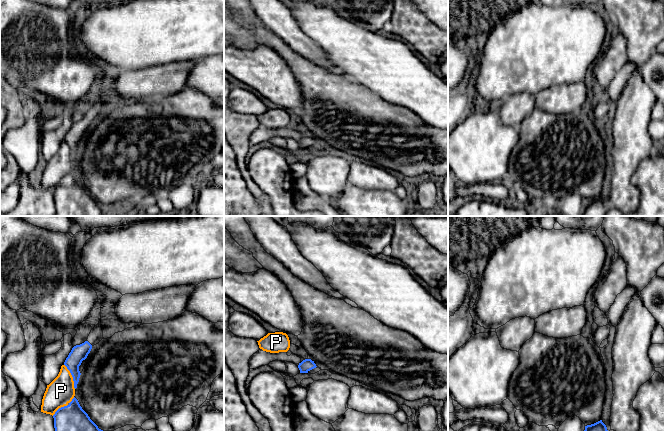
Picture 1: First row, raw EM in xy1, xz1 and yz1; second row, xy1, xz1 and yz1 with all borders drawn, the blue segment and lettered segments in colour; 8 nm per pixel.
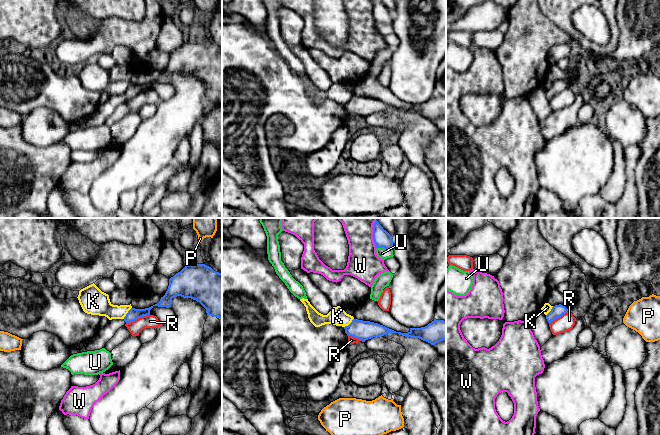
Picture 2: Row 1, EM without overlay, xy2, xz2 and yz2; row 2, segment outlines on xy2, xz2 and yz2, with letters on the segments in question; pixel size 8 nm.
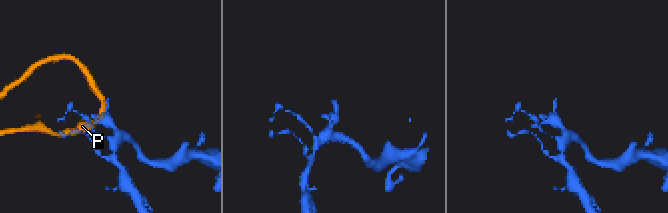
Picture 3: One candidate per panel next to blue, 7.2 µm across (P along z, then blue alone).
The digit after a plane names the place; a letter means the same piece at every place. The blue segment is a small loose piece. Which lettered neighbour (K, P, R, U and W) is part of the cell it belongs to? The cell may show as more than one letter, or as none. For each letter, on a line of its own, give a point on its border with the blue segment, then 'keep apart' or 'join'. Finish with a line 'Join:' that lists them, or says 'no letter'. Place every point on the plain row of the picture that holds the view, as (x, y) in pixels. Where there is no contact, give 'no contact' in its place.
K: contact xy2 (127, 89); keep apart
P: contact xy1 (72, 152); keep apart
R: contact xy2 (137, 94); keep apart
U: contact xz2 (384, 24); keep apart
W: contact xz2 (373, 12); keep apart
Join: no letter

